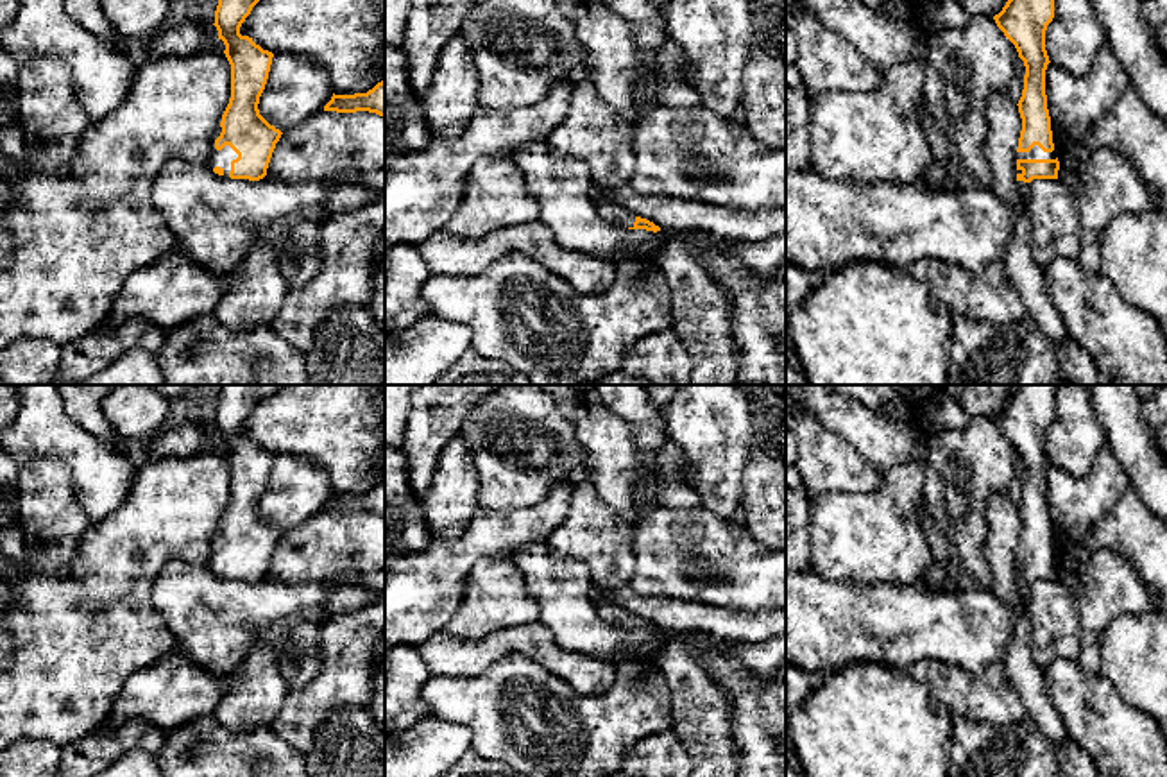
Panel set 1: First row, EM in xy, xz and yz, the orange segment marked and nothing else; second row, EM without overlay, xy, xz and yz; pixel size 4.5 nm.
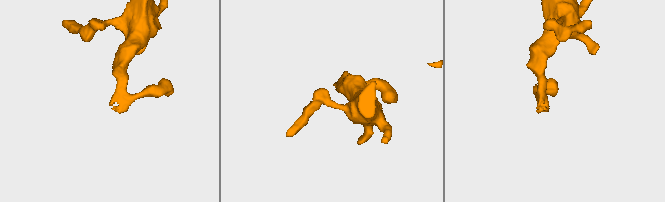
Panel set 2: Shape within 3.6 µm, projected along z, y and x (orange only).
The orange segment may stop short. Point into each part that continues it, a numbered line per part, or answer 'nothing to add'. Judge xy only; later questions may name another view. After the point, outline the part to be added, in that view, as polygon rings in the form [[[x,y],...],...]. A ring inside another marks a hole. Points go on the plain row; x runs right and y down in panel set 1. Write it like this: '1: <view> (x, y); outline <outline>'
1: xy (222, 559); outline [[[226,546],[222,551],[213,550],[209,557],[209,568],[220,568],[224,571],[224,578],[229,578],[231,562],[236,559],[238,555],[229,546]]]

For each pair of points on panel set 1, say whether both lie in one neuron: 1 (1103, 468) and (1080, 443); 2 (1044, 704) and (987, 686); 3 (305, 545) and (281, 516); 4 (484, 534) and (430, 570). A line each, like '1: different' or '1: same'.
1: different
2: different
3: different
4: same

